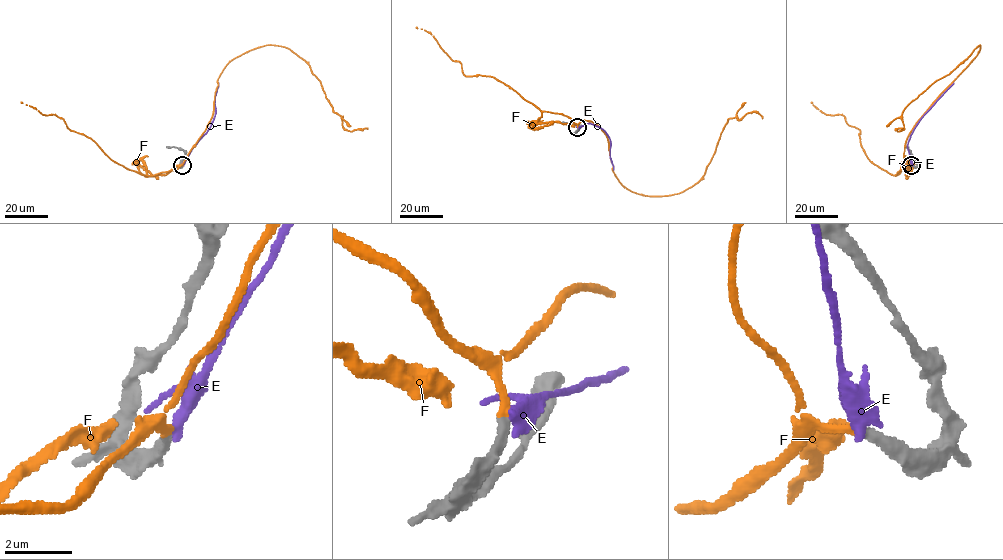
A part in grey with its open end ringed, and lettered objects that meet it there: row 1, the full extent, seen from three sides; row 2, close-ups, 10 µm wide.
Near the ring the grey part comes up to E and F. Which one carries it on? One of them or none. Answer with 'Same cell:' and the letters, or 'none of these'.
Same cell: F

